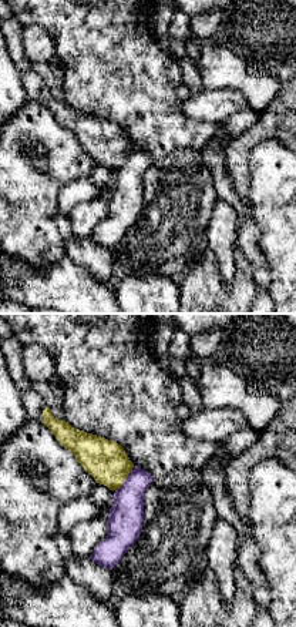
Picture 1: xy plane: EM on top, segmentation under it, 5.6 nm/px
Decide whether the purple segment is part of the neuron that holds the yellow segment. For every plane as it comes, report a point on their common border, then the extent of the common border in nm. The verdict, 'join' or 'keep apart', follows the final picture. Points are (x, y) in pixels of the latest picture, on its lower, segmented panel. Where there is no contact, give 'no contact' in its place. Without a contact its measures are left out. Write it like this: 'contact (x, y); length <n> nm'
contact (125, 478); length 180 nm

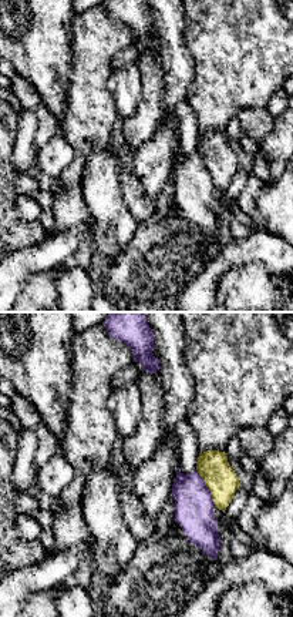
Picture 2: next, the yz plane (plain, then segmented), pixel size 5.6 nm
contact (206, 486); length 240 nm

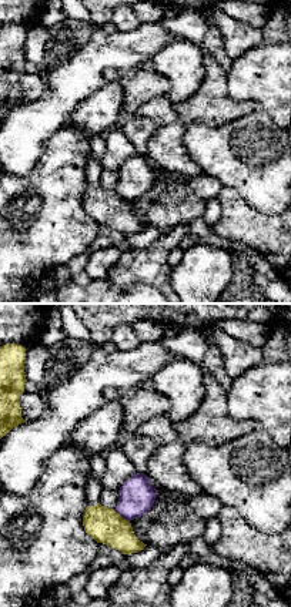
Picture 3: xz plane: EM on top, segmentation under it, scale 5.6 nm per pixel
contact (120, 516); length 120 nm

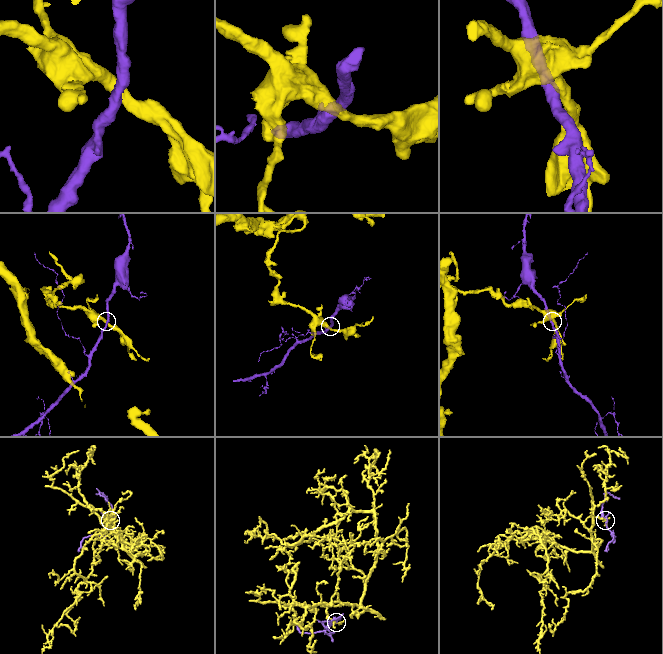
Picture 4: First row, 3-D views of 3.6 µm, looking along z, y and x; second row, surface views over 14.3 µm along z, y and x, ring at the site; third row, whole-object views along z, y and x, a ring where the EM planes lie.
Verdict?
keep apart

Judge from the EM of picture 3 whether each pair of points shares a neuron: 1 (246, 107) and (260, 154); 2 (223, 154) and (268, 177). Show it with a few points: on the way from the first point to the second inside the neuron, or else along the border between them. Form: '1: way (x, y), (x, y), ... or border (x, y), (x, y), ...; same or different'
1: border (257, 109), (217, 127); different
2: way (234, 161), (257, 171); same

